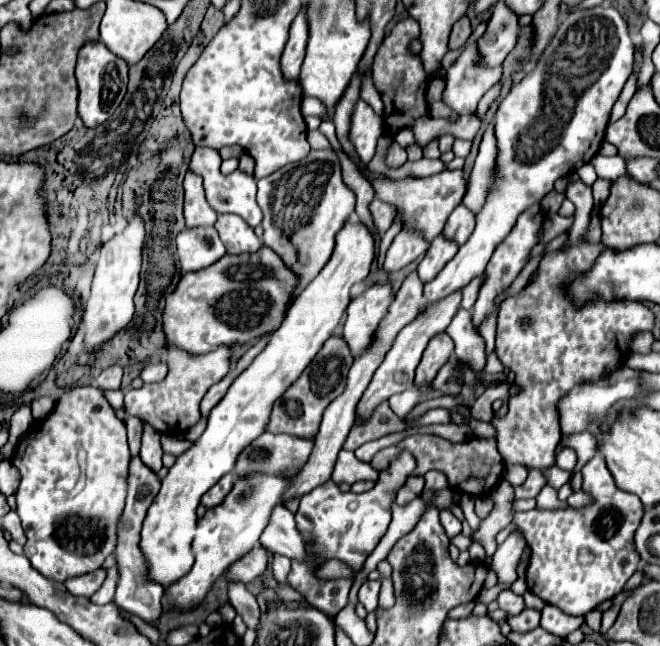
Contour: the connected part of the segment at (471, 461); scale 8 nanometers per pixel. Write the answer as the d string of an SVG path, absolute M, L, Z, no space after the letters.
M412 435L412 437L404 439L402 443L398 443L396 447L382 449L382 451L376 453L376 457L372 459L372 467L378 469L378 471L380 471L380 467L386 467L386 465L388 465L388 459L392 459L392 455L394 455L400 447L408 447L408 451L412 451L412 453L416 455L416 461L418 461L416 475L424 475L424 473L430 471L430 469L438 469L438 471L446 473L450 487L456 487L458 491L468 493L468 495L488 493L488 491L500 481L502 471L504 471L504 461L500 459L500 453L498 453L498 449L496 449L496 441L492 441L492 439L484 441L484 439L474 437L474 439L470 439L470 441L450 445L450 443L446 443L446 439L434 437L434 435Z

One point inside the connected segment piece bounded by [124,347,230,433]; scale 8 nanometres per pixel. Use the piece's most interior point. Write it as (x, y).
(173, 405)

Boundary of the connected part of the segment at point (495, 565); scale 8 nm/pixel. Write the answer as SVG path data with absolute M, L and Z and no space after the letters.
M510 535L502 545L498 545L496 553L490 559L490 569L496 573L500 585L512 585L516 581L516 565L524 547L526 541L522 535Z

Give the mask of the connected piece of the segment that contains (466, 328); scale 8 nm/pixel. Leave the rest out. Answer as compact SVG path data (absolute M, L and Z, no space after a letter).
M458 309L456 315L452 317L450 325L446 327L446 333L452 337L452 341L456 343L456 357L458 359L468 359L468 363L472 363L472 371L478 373L482 371L484 363L486 363L486 355L484 355L484 339L476 335L474 327L472 327L472 315L466 309Z

